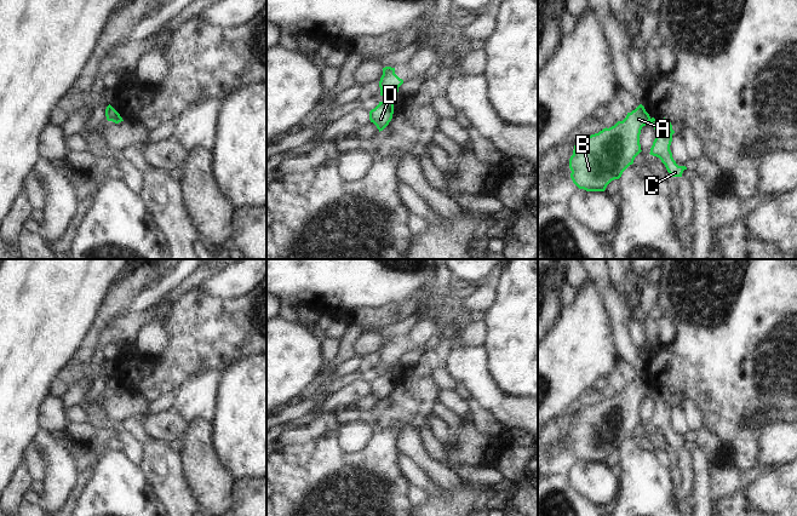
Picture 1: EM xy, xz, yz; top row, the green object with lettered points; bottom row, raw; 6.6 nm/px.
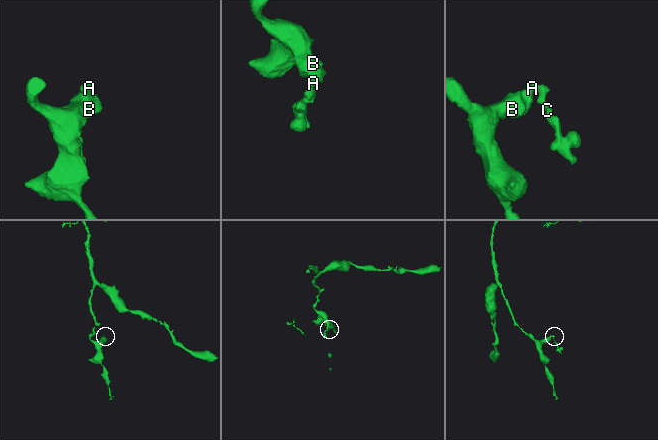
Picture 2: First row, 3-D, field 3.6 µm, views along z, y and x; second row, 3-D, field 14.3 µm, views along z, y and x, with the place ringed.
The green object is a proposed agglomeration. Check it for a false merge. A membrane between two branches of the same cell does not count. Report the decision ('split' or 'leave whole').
split

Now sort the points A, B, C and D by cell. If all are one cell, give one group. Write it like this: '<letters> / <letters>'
A B / C D

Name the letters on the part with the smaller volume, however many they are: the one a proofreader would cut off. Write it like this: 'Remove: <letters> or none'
Remove: C, D

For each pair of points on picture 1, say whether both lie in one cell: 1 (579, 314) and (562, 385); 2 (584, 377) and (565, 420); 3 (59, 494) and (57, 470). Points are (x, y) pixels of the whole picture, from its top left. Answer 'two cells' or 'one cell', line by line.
1: one cell
2: two cells
3: one cell

